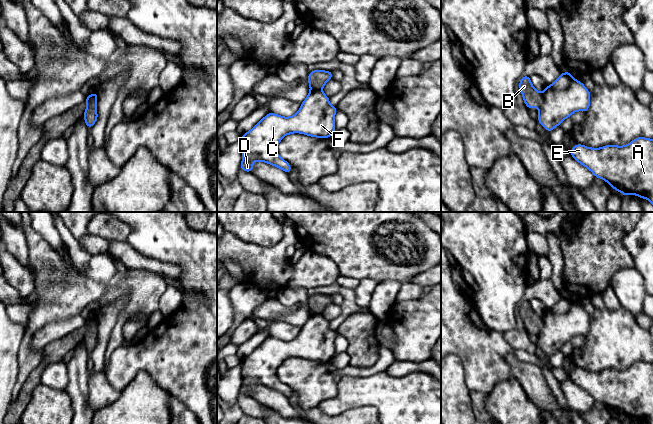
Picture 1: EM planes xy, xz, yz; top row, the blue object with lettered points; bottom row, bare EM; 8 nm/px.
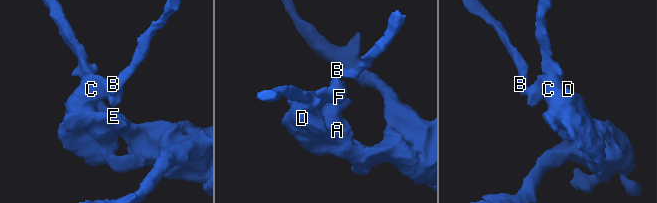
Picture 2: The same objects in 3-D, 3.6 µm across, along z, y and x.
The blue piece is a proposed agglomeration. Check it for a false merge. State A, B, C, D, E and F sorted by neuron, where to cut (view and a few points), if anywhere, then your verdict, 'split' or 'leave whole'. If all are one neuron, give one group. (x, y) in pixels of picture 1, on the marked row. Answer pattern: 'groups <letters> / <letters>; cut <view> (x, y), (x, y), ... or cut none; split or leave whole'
groups A C D E F / B; cut yz (542, 93), (542, 103), (539, 107); split

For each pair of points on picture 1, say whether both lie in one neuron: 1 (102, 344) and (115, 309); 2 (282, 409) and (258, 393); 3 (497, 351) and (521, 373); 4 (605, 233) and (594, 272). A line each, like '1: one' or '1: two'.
1: one
2: one
3: two
4: one

